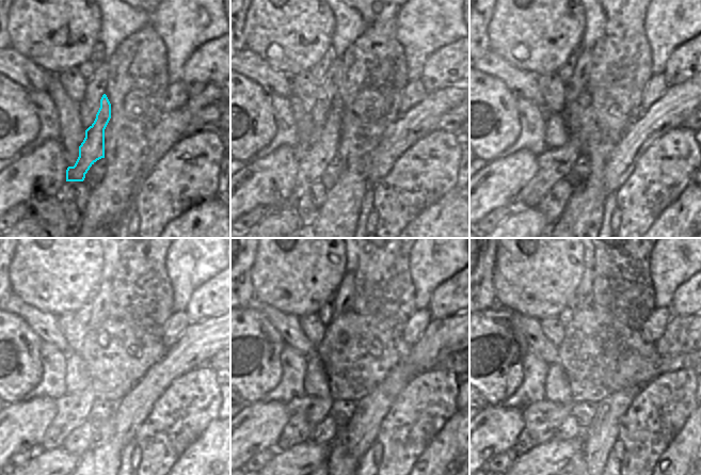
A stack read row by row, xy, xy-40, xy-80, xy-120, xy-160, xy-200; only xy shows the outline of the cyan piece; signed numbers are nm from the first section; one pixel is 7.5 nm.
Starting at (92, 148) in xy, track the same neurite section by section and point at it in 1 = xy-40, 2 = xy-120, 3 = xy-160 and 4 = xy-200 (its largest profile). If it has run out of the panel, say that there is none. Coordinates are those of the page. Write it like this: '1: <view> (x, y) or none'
1: xy-40 (312, 167)
2: xy-120 (74, 408)
3: xy-160 (304, 413)
4: xy-200 (542, 418)

